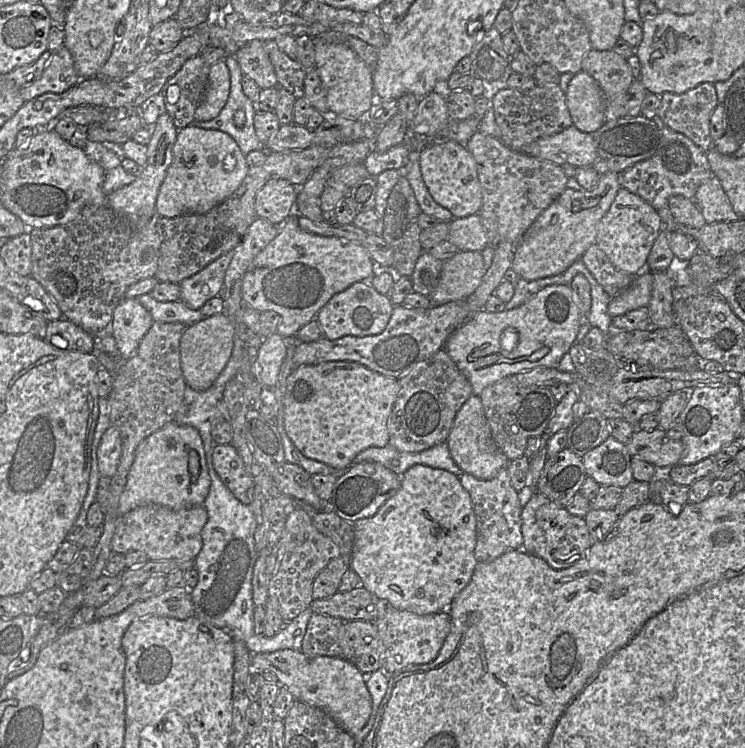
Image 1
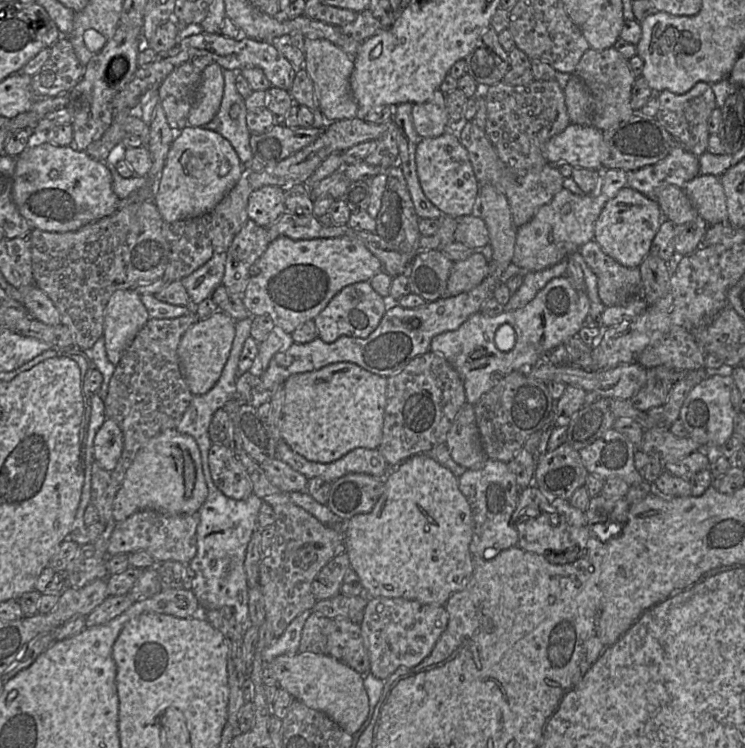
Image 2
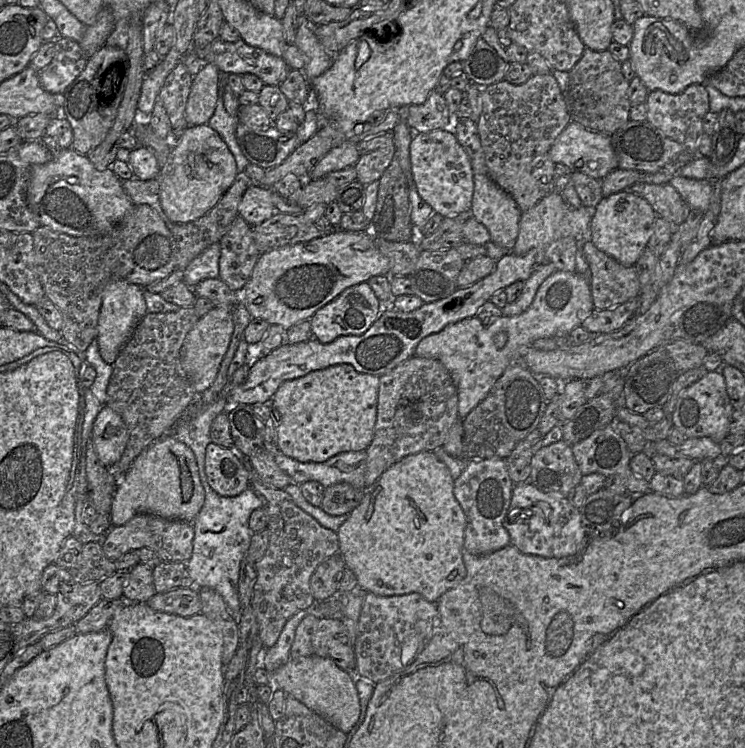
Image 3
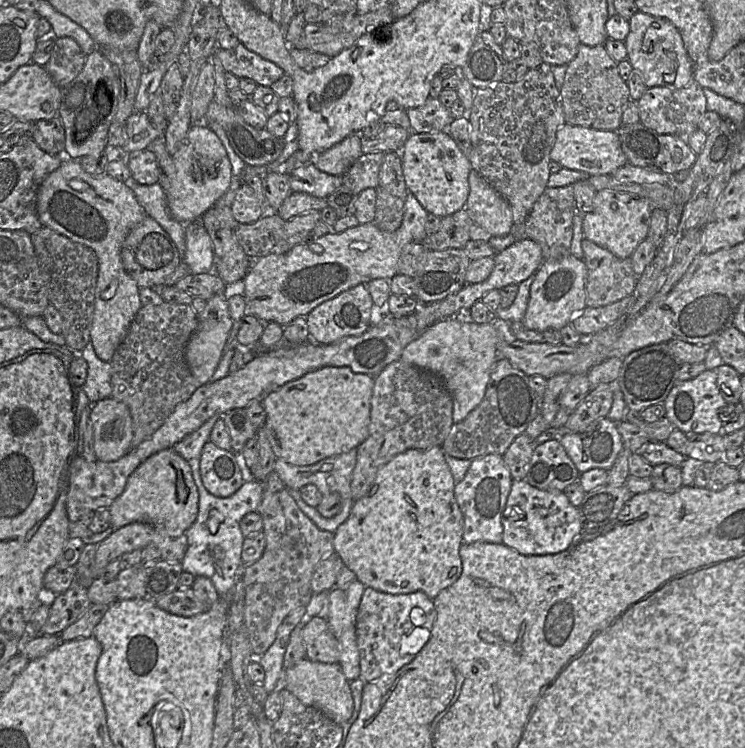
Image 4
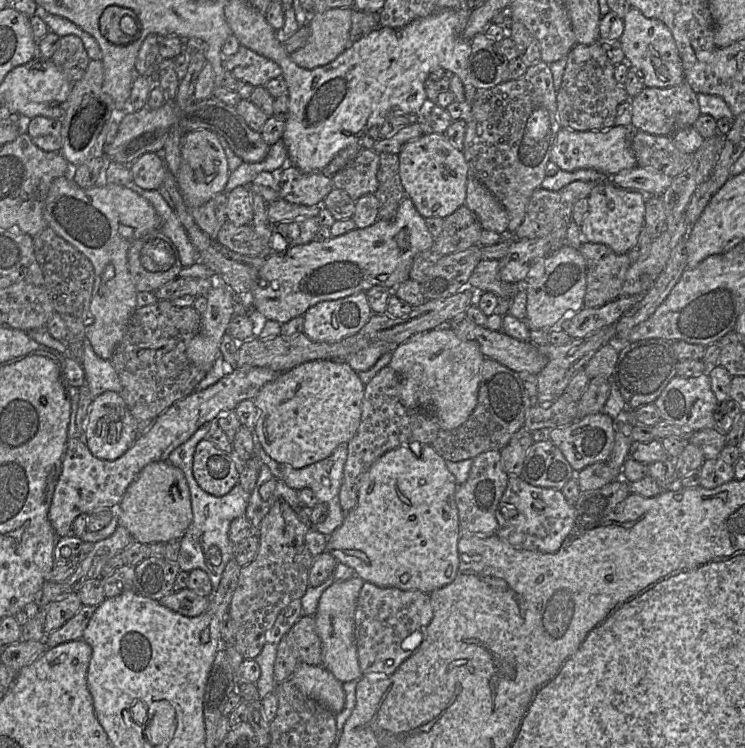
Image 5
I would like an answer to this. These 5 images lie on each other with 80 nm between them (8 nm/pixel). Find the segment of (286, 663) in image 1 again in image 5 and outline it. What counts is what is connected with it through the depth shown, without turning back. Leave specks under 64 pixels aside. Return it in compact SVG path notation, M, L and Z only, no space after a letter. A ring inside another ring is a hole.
M300 662L289 679L292 679L303 693L322 703L335 715L343 710L343 683L325 667Z

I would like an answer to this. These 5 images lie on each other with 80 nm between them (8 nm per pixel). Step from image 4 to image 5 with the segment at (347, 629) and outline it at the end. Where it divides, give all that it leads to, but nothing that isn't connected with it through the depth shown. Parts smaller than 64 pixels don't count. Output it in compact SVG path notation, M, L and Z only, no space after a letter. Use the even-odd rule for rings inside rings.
M357 575L344 581L335 581L321 595L314 615L316 628L322 643L322 664L341 683L359 680L360 668L356 638L355 613L364 580Z

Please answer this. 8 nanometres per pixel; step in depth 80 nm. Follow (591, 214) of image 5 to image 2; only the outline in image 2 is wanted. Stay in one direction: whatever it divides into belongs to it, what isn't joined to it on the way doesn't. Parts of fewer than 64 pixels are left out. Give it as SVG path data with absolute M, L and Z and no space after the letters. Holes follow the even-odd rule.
M626 186L605 204L595 222L594 241L619 264L628 268L639 268L650 254L652 241L663 220L662 211L656 201Z

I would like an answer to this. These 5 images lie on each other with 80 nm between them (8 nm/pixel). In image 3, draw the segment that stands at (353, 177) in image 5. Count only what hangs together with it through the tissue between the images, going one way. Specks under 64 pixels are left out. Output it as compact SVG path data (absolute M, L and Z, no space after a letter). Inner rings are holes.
M389 143L368 154L361 155L354 165L357 171L357 181L368 185L373 181L379 181L386 168L395 158L395 144Z

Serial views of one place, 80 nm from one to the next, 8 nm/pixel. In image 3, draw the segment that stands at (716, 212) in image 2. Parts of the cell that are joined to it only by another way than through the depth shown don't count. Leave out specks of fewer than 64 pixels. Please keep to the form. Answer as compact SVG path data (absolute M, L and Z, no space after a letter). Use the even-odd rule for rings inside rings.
M677 175L670 180L669 184L680 193L691 209L706 212L713 195L714 181L685 178Z

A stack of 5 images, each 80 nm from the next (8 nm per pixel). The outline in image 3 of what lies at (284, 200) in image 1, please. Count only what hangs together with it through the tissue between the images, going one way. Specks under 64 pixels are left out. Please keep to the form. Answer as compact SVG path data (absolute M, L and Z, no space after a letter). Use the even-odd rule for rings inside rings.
M250 186L238 205L238 215L250 226L257 226L280 213L272 200L270 187Z

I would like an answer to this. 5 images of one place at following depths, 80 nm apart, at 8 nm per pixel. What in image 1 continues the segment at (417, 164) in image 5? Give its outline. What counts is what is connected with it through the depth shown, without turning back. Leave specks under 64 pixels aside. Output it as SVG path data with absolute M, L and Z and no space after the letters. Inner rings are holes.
M450 140L442 144L425 145L420 151L420 170L433 200L449 210L455 219L479 213L482 207L482 189L476 162L464 144Z

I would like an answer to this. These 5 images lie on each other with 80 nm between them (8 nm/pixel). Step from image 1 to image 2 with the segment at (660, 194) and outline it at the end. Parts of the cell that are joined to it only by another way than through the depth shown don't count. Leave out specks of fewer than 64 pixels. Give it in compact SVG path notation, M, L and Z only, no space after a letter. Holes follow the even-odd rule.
M677 144L663 160L627 174L628 187L656 201L658 188L675 185L684 189L687 182L700 175L699 159Z

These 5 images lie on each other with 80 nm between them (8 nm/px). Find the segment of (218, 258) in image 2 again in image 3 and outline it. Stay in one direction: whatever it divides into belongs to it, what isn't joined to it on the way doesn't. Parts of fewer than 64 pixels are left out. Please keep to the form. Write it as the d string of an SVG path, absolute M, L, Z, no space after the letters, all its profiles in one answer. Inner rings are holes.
M214 243L194 258L184 270L183 282L193 288L204 279L219 277L219 258L221 250L219 243Z

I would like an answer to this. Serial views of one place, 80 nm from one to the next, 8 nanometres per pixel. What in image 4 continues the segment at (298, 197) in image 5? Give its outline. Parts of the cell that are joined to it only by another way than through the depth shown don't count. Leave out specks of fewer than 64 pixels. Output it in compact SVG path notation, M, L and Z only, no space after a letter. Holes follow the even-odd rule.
M312 162L292 170L289 176L292 192L305 192L319 198L327 198L342 186L342 176L325 173Z

